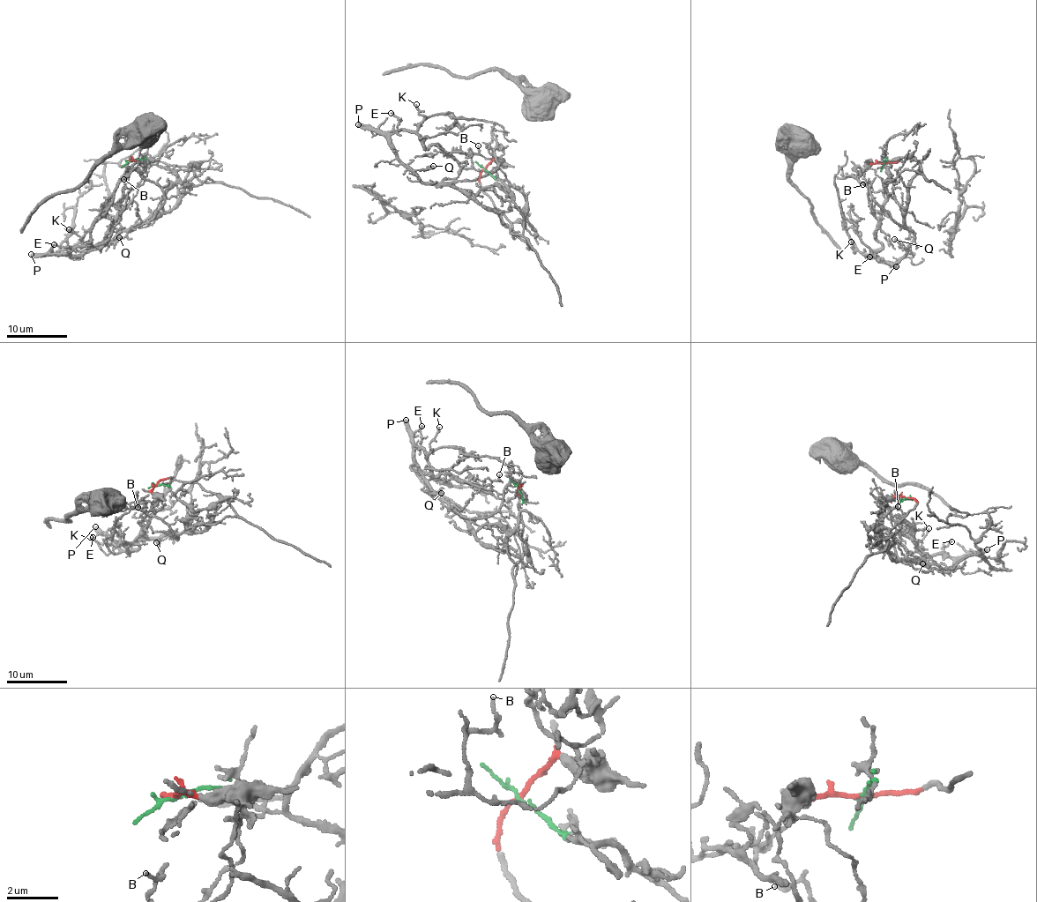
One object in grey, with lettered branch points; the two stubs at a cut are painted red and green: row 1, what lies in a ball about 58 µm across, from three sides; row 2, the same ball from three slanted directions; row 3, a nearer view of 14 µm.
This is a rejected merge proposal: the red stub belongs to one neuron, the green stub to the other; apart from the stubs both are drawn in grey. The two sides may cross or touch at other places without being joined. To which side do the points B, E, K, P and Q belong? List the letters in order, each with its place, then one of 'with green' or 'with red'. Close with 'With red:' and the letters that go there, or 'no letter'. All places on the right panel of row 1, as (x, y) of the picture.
B: place (862, 184); with green
E: place (869, 257); with green
K: place (851, 242); with green
P: place (896, 266); with green
Q: place (894, 239); with green
With red: no letter

